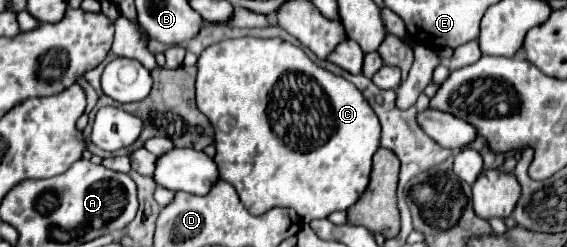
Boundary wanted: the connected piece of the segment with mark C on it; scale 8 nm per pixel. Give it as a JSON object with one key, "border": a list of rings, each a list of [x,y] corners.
{"border":[[[281,38],[223,40],[223,42],[213,44],[207,50],[203,50],[203,54],[199,56],[197,68],[199,68],[199,74],[197,74],[197,108],[211,120],[213,130],[215,130],[215,148],[217,148],[215,162],[219,166],[221,180],[235,186],[241,202],[245,204],[245,208],[253,216],[265,214],[267,210],[277,208],[277,206],[285,206],[285,208],[293,208],[305,222],[311,222],[315,218],[327,218],[331,212],[347,210],[363,196],[363,192],[367,190],[369,180],[371,180],[373,154],[381,146],[381,124],[379,124],[373,108],[369,108],[363,94],[349,80],[345,80],[343,76],[335,76],[333,72],[317,66],[299,46],[285,42]]]}

